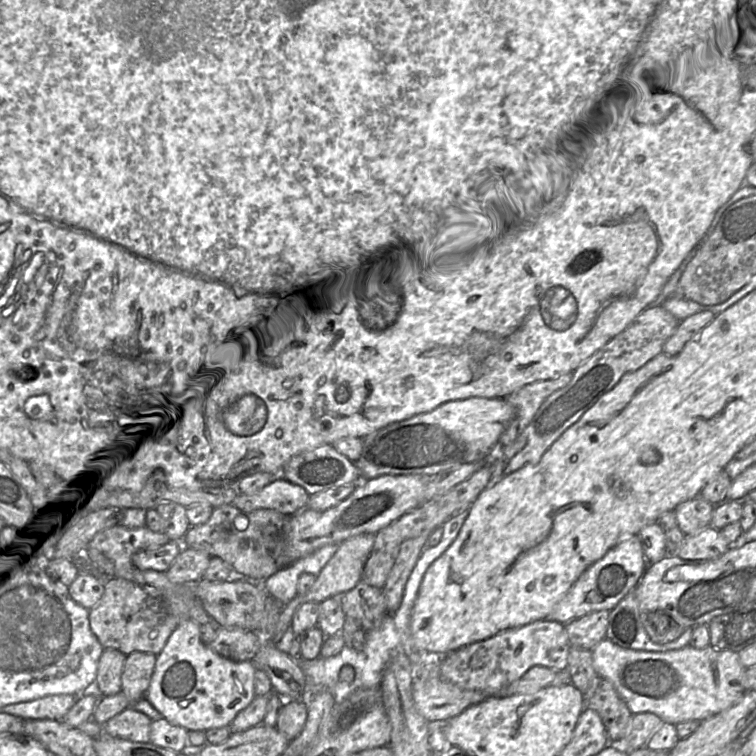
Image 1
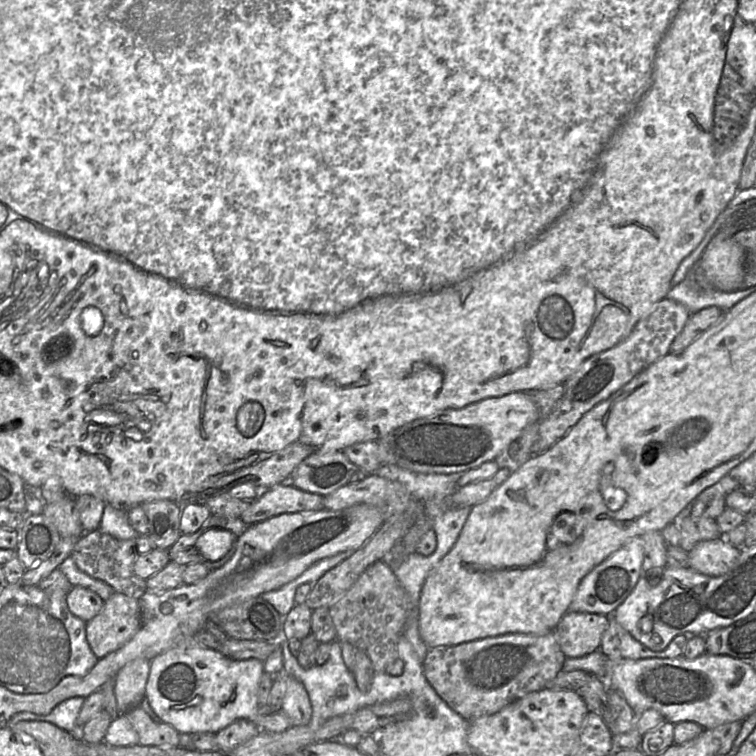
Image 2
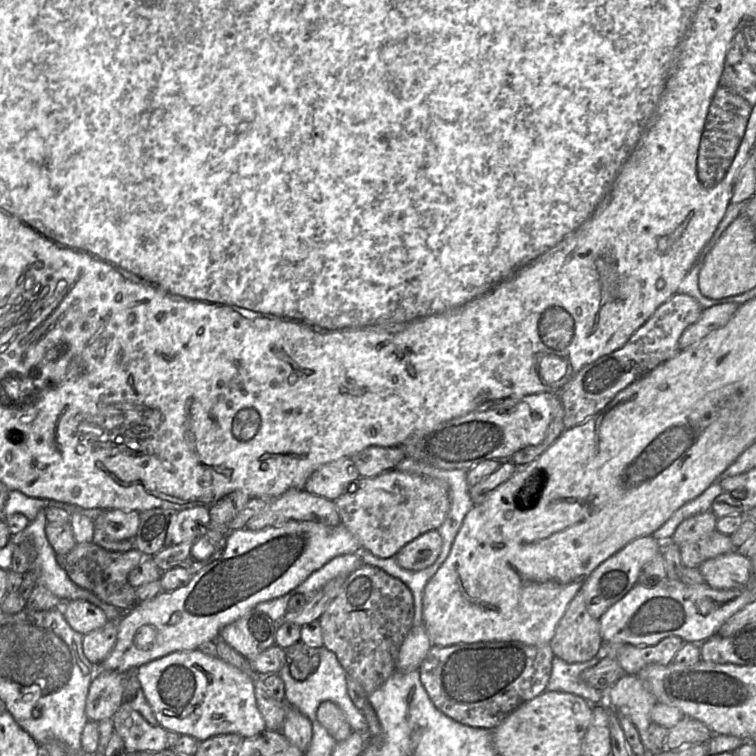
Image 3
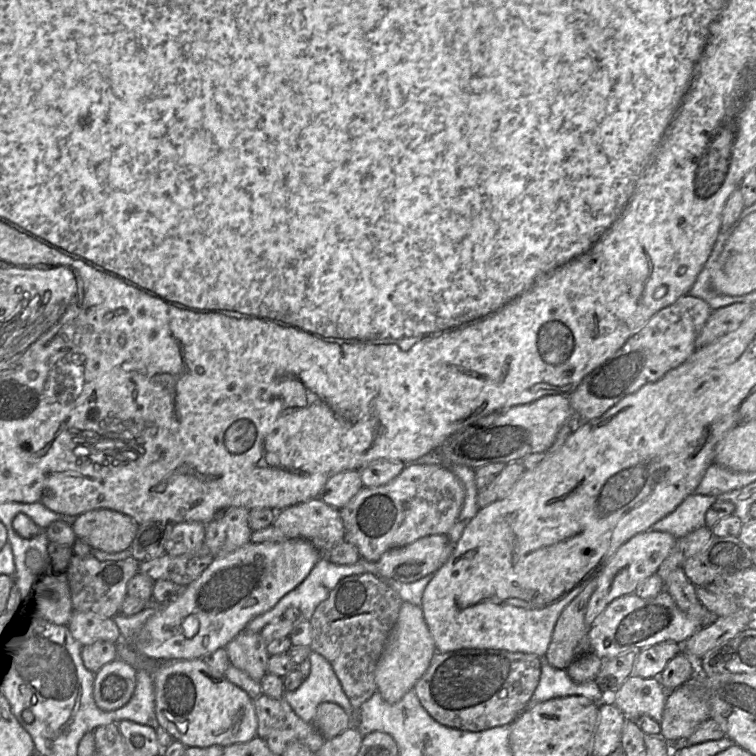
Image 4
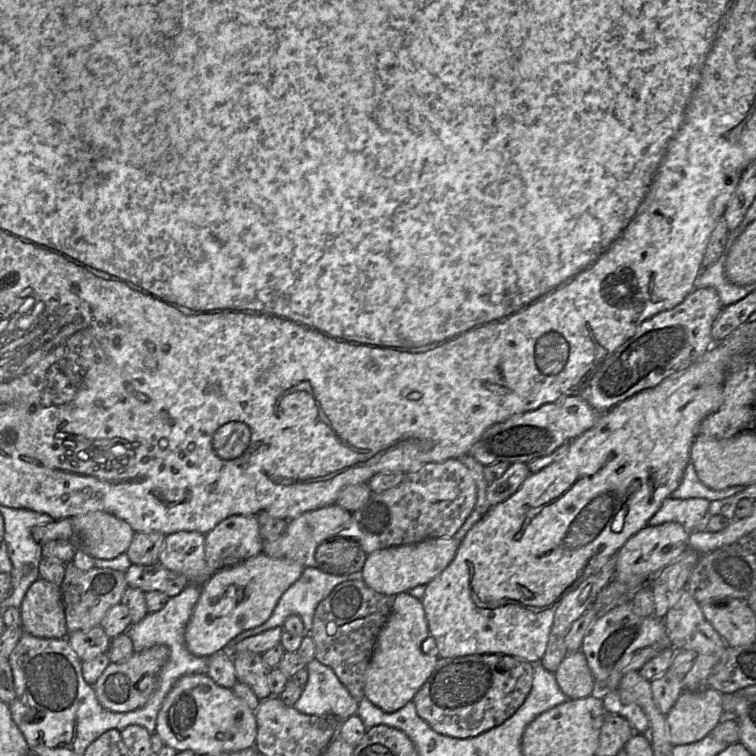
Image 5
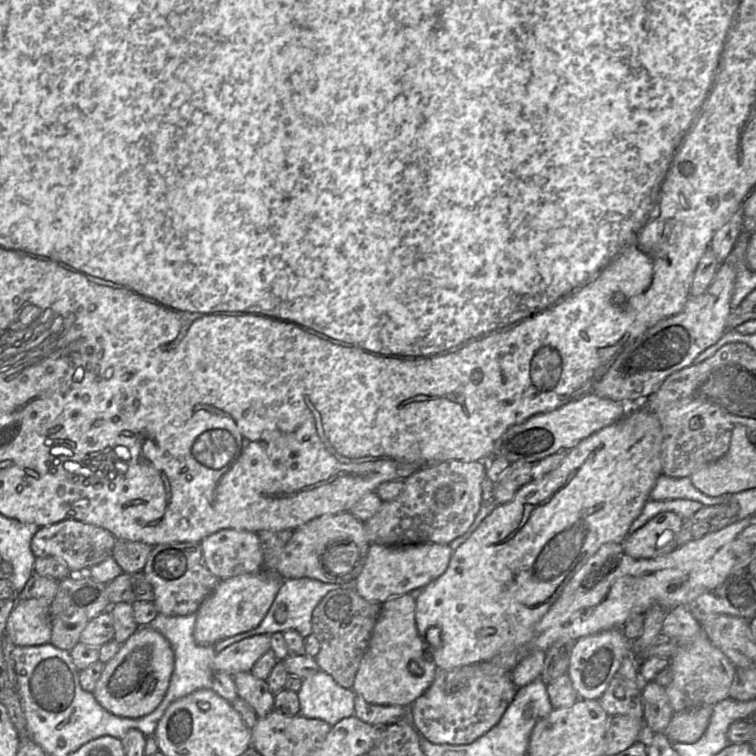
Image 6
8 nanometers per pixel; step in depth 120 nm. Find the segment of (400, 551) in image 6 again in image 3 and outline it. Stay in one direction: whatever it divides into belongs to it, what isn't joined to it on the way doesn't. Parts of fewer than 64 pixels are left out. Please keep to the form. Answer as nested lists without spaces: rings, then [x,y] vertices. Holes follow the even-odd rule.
[[[430,530],[403,546],[395,558],[402,568],[420,571],[436,561],[442,545],[443,540],[440,533],[437,530]]]

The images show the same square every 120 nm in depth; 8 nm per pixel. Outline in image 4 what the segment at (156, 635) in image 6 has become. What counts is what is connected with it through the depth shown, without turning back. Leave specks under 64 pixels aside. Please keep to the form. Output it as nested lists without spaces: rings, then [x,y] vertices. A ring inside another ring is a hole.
[[[115,659],[104,665],[94,677],[93,696],[98,708],[114,711],[125,706],[136,687],[137,670]]]

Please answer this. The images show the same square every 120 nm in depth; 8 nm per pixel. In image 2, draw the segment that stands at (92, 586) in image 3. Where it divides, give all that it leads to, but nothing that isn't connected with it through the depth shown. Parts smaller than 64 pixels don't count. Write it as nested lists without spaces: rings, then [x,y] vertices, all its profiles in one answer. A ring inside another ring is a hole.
[[[99,529],[84,533],[74,545],[70,558],[77,567],[89,576],[110,585],[114,592],[140,599],[147,590],[146,580],[138,577],[133,570],[135,560],[154,549],[153,542],[146,535],[132,539],[118,539]]]

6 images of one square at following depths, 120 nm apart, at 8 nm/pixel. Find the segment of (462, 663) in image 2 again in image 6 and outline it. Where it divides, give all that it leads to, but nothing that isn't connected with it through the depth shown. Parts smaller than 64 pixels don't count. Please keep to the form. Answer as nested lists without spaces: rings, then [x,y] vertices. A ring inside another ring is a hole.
[[[490,661],[438,670],[431,685],[409,707],[409,719],[420,736],[434,744],[465,745],[493,728],[517,694],[511,671]]]

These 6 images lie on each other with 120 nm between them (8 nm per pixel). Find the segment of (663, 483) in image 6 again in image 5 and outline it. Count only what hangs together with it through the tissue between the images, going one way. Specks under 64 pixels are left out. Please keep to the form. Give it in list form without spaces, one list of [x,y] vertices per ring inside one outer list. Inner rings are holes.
[[[689,463],[684,470],[681,483],[671,493],[670,497],[676,499],[703,498],[712,502],[740,493],[746,487],[747,486],[732,486],[722,490],[710,489],[700,482],[694,466]]]

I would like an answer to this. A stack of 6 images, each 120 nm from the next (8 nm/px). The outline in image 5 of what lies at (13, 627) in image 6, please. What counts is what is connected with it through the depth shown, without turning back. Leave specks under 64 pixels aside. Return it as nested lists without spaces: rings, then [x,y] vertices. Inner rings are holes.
[[[41,578],[28,589],[20,606],[21,627],[40,638],[68,636],[61,587]]]

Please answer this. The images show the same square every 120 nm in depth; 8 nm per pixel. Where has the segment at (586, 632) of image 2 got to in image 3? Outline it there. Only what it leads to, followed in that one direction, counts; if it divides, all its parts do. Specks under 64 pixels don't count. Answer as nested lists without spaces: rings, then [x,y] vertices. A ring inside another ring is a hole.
[[[581,590],[570,601],[549,642],[553,654],[567,663],[580,663],[602,655],[599,620],[587,611]]]

